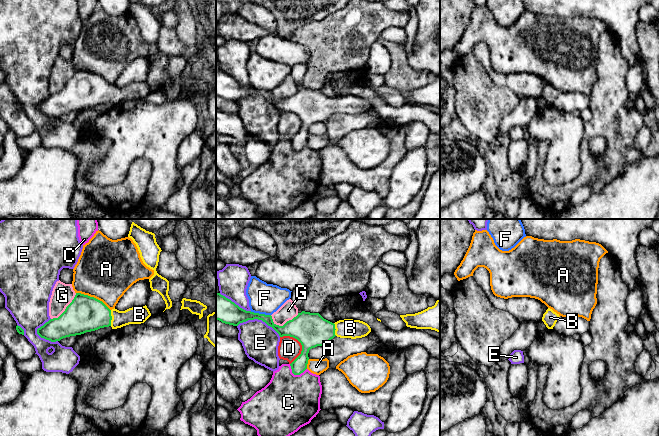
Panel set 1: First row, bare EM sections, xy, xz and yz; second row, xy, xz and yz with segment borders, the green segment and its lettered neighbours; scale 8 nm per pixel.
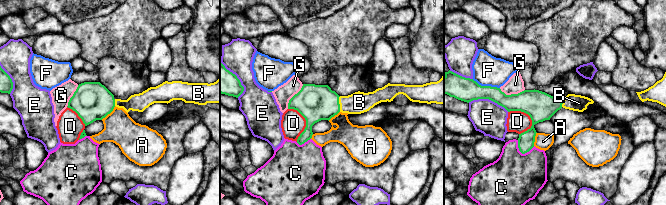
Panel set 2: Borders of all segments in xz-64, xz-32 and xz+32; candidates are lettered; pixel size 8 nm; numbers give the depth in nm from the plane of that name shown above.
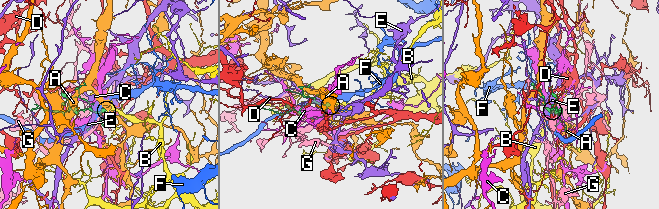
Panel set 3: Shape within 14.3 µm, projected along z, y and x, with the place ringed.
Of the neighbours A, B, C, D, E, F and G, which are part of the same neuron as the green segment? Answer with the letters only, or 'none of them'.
B

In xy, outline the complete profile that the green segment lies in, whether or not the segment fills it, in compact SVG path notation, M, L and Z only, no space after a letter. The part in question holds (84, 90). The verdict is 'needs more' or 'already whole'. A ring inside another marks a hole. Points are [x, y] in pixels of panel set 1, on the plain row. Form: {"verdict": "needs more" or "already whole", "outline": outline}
{"verdict": "needs more", "outline": "M76 69L72 78L58 93L50 95L37 105L37 110L51 118L81 111L86 108L111 102L121 104L129 100L144 99L151 89L147 82L135 82L125 87L110 86L102 77Z"}

